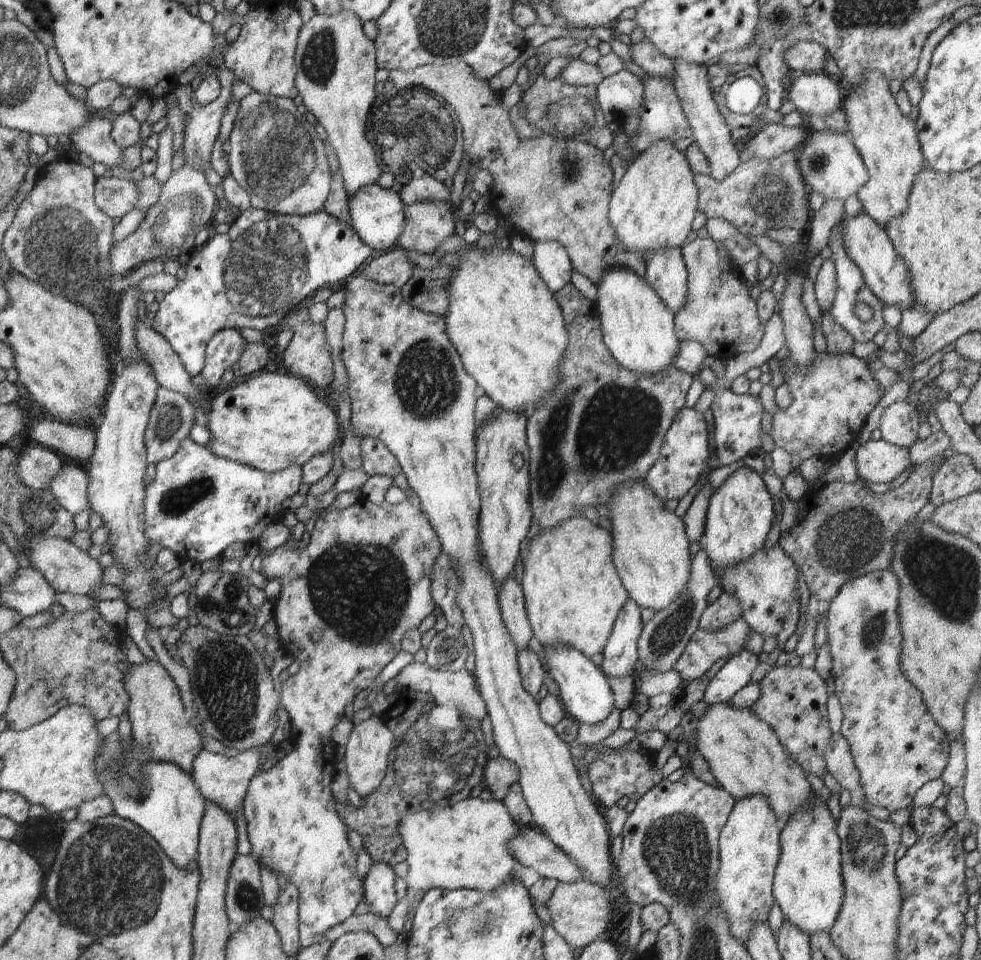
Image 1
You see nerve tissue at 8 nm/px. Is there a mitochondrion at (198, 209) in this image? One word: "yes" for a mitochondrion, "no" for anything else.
yes

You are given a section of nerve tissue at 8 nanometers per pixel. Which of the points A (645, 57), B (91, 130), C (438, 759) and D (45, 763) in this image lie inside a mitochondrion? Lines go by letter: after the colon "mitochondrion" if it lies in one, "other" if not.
A: other
B: other
C: mitochondrion
D: other

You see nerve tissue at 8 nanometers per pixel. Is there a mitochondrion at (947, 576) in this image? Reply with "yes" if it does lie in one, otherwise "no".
yes

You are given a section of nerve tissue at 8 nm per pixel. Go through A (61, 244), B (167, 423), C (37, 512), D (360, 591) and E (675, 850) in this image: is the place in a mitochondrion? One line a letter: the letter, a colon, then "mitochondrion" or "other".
A: mitochondrion
B: mitochondrion
C: mitochondrion
D: mitochondrion
E: mitochondrion

